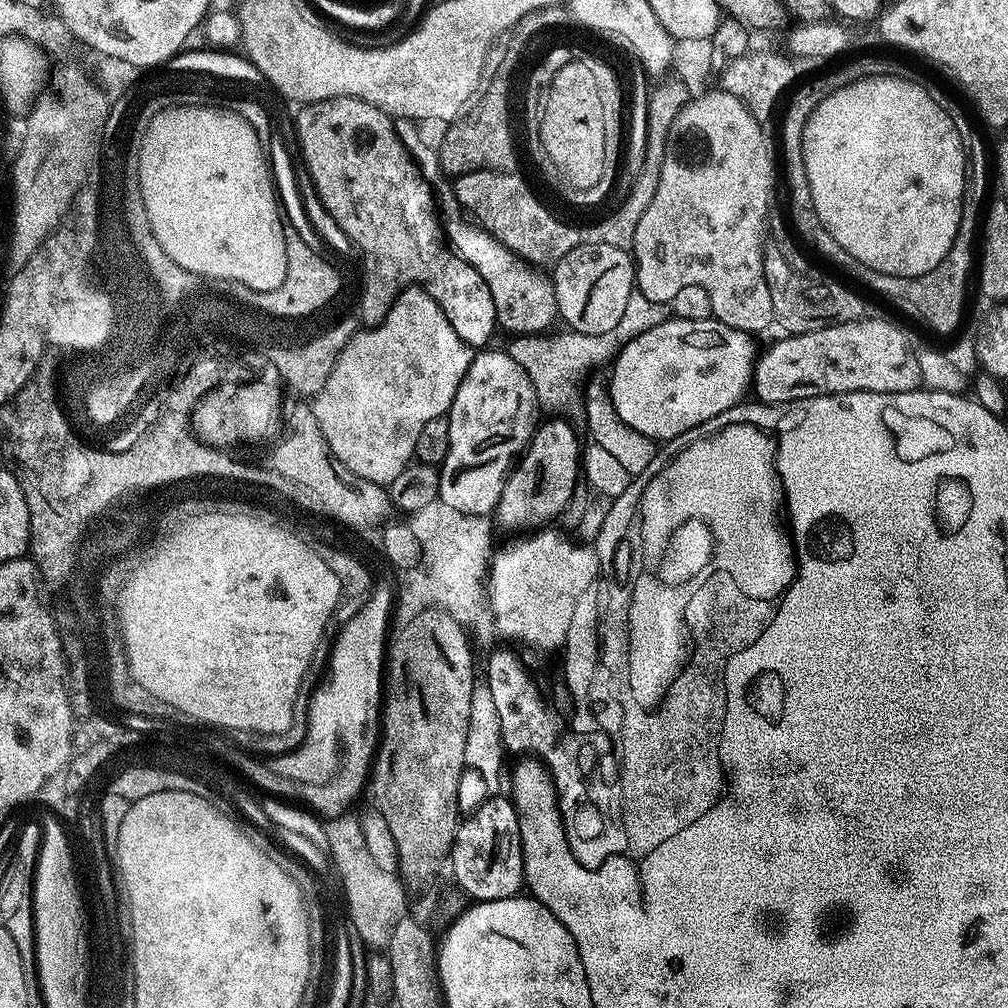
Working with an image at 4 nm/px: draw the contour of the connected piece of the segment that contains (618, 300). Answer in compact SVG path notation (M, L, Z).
M580 242L554 264L554 270L556 273L550 277L556 291L558 316L571 331L597 336L614 330L622 322L626 302L630 302L630 294L636 288L636 266L625 249Z

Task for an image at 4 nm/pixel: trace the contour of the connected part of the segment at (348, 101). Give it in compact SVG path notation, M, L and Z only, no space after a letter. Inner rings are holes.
M339 96L333 100L317 100L314 104L305 104L299 111L298 148L301 153L304 151L302 164L307 168L330 217L334 218L352 244L360 241L363 245L360 255L368 257L366 266L371 278L364 300L363 327L368 330L379 329L387 319L396 297L405 288L419 286L424 291L432 288L424 276L432 276L432 280L436 280L436 276L440 276L440 260L444 260L444 256L448 256L452 249L446 239L442 220L440 224L436 217L432 188L423 176L425 173L421 165L416 163L400 141L393 117L370 106L365 100Z

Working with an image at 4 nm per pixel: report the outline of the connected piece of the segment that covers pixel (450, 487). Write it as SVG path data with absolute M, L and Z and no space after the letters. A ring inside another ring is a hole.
M480 350L475 353L460 380L458 390L452 399L452 406L446 415L450 426L450 450L446 454L440 469L440 498L442 502L466 515L484 515L495 513L502 498L504 483L517 463L518 457L532 441L532 433L538 427L536 391L522 366L510 358L507 351L490 352Z

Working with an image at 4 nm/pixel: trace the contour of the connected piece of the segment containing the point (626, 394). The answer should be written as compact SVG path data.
M669 318L665 320L664 323L654 326L654 330L648 330L646 334L642 334L638 338L632 340L611 365L612 382L610 381L610 395L614 407L617 409L620 418L622 418L628 426L632 426L634 429L638 430L638 432L641 432L641 434L646 435L647 438L657 442L667 442L678 438L682 434L686 434L686 430L710 422L710 418L714 418L718 414L730 410L733 406L741 403L741 401L745 399L744 391L746 391L747 388L749 391L750 385L753 383L754 369L758 359L756 344L752 340L755 339L753 339L749 333L726 326L715 318L703 320L702 322L686 322L685 320Z

